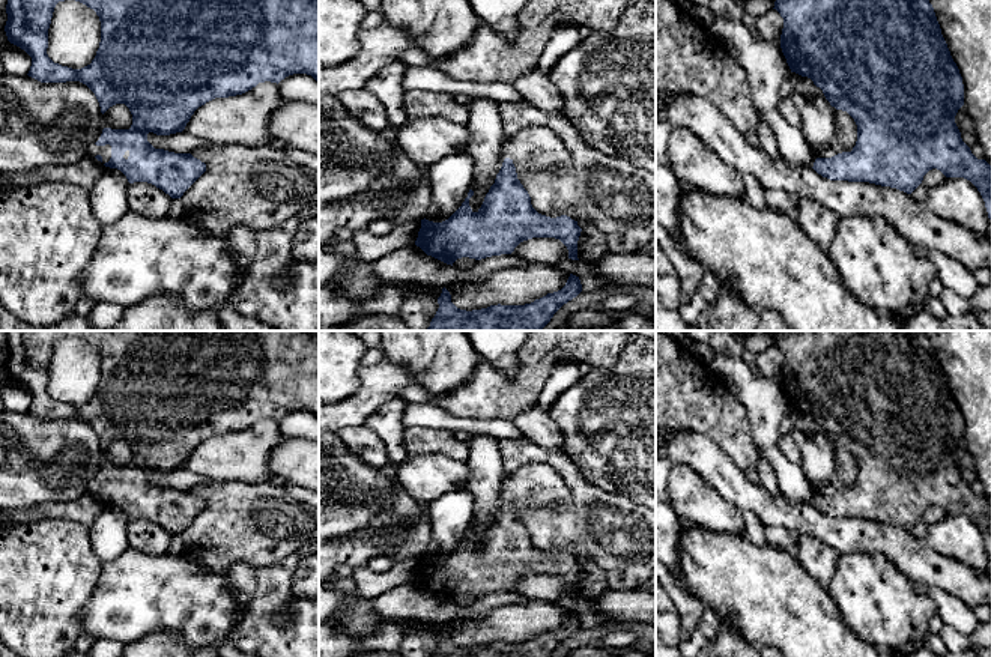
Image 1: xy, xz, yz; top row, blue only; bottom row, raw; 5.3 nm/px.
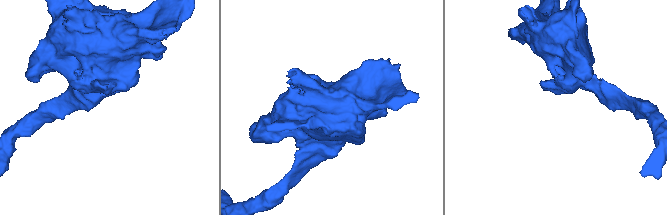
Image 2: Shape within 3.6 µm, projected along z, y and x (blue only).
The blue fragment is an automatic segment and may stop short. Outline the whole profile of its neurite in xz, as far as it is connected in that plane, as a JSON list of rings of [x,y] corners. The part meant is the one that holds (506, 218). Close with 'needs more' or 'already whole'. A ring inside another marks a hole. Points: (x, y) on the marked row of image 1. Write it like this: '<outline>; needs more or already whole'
[[[529,128],[502,146],[505,156],[495,183],[474,212],[469,189],[462,206],[445,221],[421,220],[415,245],[427,256],[447,265],[462,257],[481,260],[511,254],[514,248],[532,238],[559,239],[568,250],[568,259],[577,259],[577,241],[582,229],[567,215],[550,218],[538,213],[528,191],[517,179],[516,170],[531,161],[546,170],[550,165],[570,164],[570,153],[561,138],[547,128]]]; needs more

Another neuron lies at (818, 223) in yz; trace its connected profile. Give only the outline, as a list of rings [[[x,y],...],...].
[[[803,197],[797,200],[797,224],[803,233],[824,251],[830,247],[841,216],[817,200]]]

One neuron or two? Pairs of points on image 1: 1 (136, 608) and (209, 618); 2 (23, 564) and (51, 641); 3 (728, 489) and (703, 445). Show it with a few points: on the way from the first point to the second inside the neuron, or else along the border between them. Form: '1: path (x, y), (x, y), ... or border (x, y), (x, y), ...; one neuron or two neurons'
1: path (154, 608), (158, 612), (163, 608), (191, 608); one neuron
2: path (32, 584), (36, 612), (41, 621); one neuron
3: path (727, 478), (704, 456); one neuron

